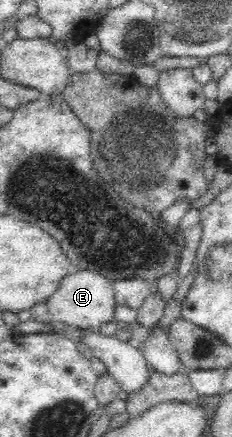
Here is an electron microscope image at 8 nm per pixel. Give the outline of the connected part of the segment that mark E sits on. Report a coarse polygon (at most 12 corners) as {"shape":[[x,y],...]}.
{"shape":[[74,269],[46,298],[54,323],[98,330],[113,320],[113,283]]}

